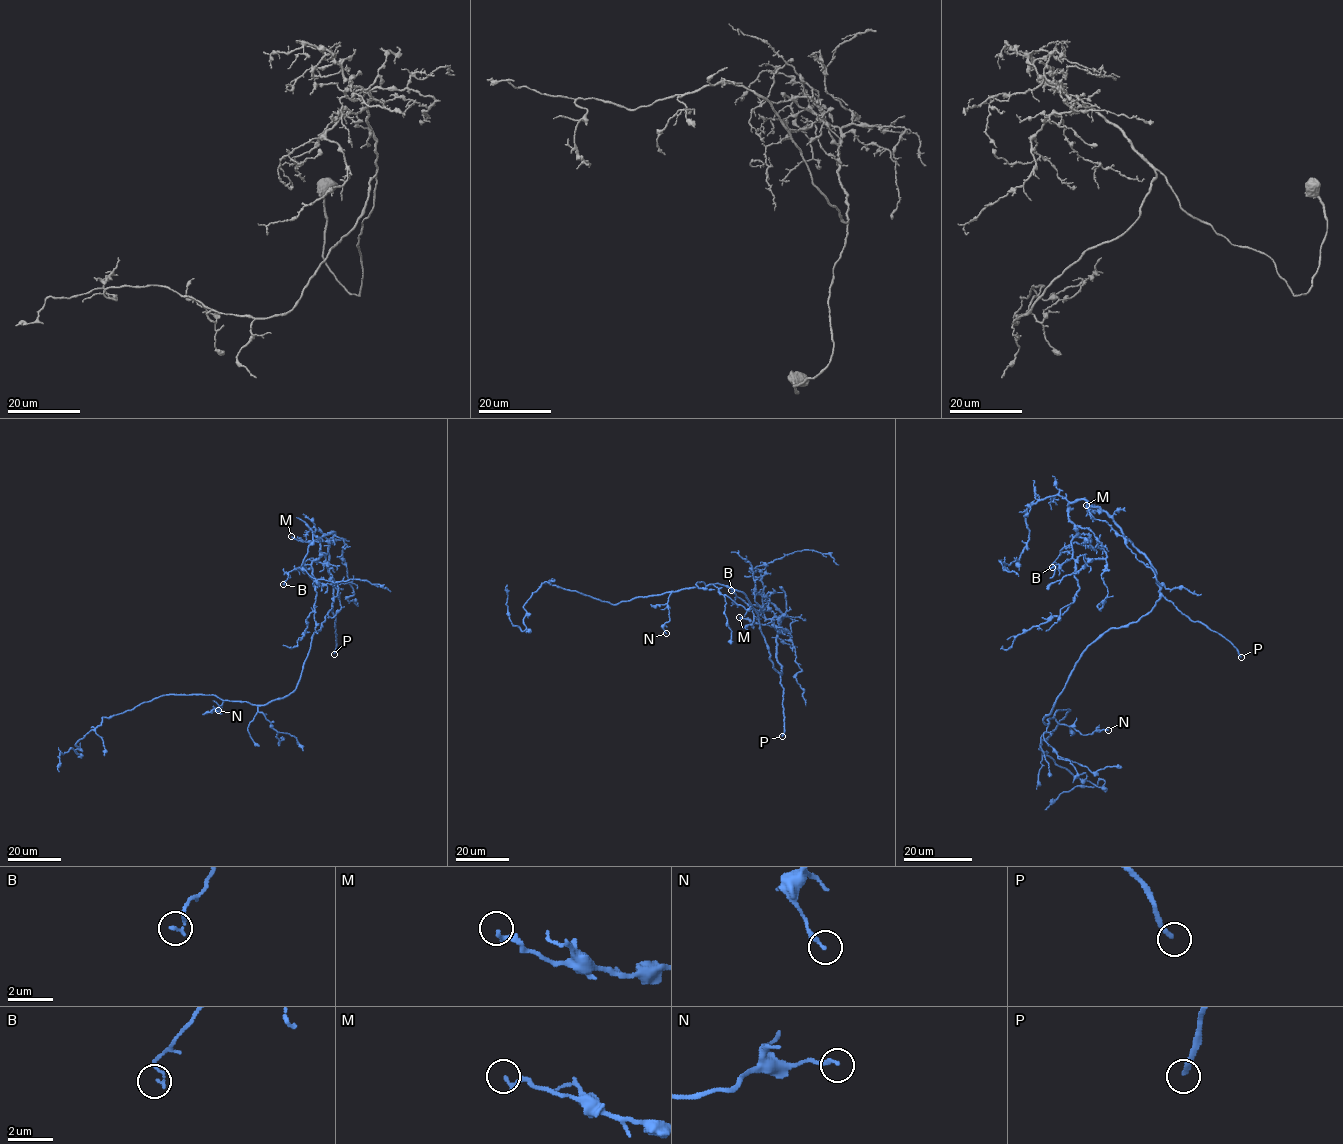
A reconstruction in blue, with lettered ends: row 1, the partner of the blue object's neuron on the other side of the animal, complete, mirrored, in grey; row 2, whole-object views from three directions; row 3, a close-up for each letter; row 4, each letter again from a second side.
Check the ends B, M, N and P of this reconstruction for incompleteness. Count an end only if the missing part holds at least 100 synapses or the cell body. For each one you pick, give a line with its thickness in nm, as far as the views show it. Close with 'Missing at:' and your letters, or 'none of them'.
P: Thickness 190 nm
Missing at: P

